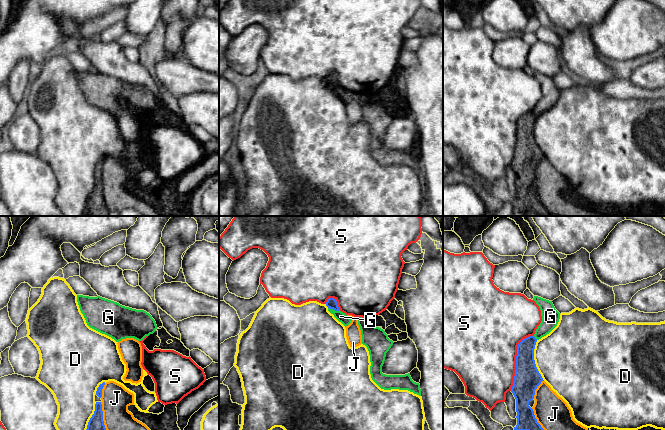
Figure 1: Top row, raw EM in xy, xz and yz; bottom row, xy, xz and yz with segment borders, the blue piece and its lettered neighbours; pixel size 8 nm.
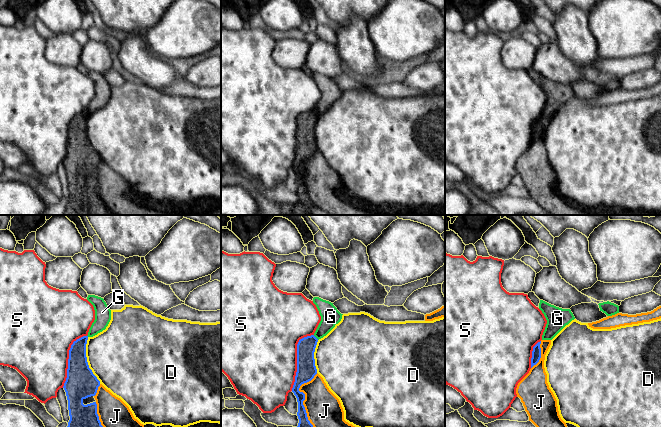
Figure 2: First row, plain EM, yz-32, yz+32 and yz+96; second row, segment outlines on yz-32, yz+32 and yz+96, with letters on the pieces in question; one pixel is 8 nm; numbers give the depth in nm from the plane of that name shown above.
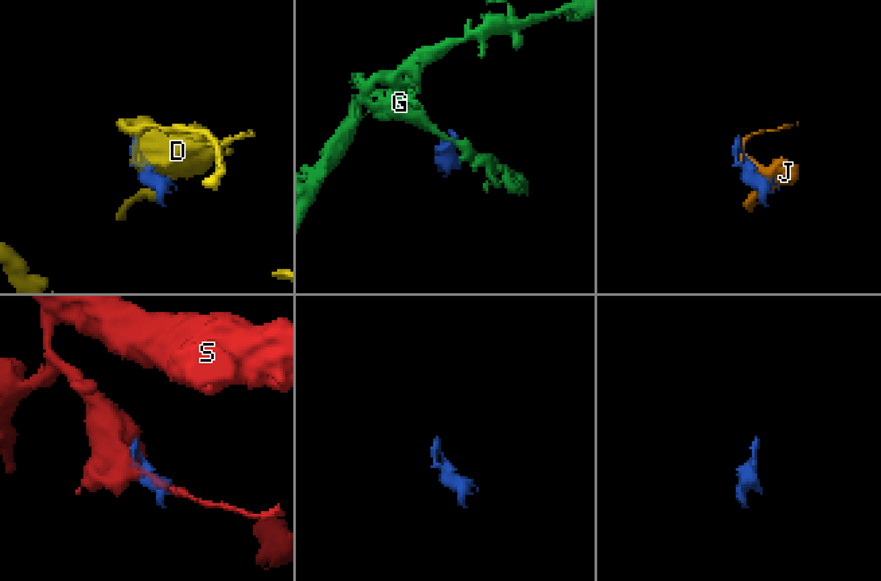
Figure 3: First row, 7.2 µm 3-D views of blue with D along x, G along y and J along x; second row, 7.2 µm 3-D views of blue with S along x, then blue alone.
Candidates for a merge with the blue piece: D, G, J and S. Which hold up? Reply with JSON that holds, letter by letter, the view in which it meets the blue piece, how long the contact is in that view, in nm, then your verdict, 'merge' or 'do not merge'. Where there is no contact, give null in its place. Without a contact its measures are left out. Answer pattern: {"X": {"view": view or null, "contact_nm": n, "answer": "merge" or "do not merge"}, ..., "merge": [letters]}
{"D": {"view": "yz", "contact_nm": 340, "answer": "do not merge"}, "G": {"view": "xz", "contact_nm": 100, "answer": "do not merge"}, "J": {"view": "xy", "contact_nm": 280, "answer": "do not merge"}, "S": {"view": "yz", "contact_nm": 480, "answer": "do not merge"}, "merge": []}

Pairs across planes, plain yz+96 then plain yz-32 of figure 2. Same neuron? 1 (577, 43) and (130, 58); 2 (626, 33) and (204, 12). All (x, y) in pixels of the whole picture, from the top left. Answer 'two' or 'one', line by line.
1: one
2: one

